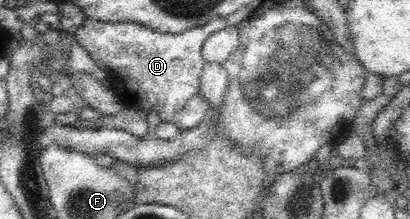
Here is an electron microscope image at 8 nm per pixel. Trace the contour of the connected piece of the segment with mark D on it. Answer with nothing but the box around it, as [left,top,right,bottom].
[73,17,226,124]

